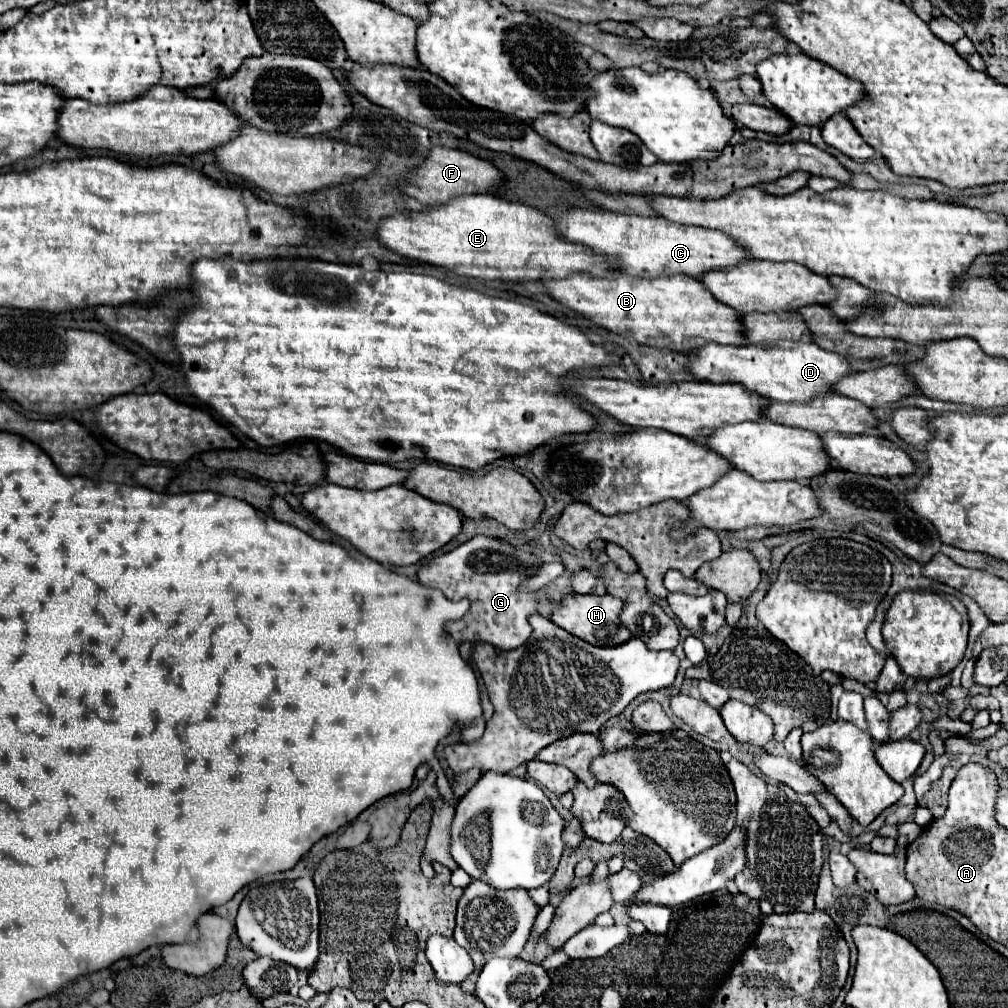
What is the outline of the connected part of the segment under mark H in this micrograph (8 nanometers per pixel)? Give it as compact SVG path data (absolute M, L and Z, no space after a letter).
M572 593L572 595L566 595L552 611L550 619L566 629L568 633L572 633L574 637L580 637L592 645L600 645L600 647L608 647L608 645L620 645L624 641L628 641L632 635L630 631L620 623L618 615L622 611L624 603L622 599L618 597L612 597L612 595L578 595L578 593Z

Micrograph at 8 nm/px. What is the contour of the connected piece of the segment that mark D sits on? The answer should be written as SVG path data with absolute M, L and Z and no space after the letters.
M774 341L766 345L706 345L690 353L690 373L700 381L740 383L770 401L808 403L816 395L826 395L846 375L854 373L850 363L832 351L824 351L816 343L806 341Z

